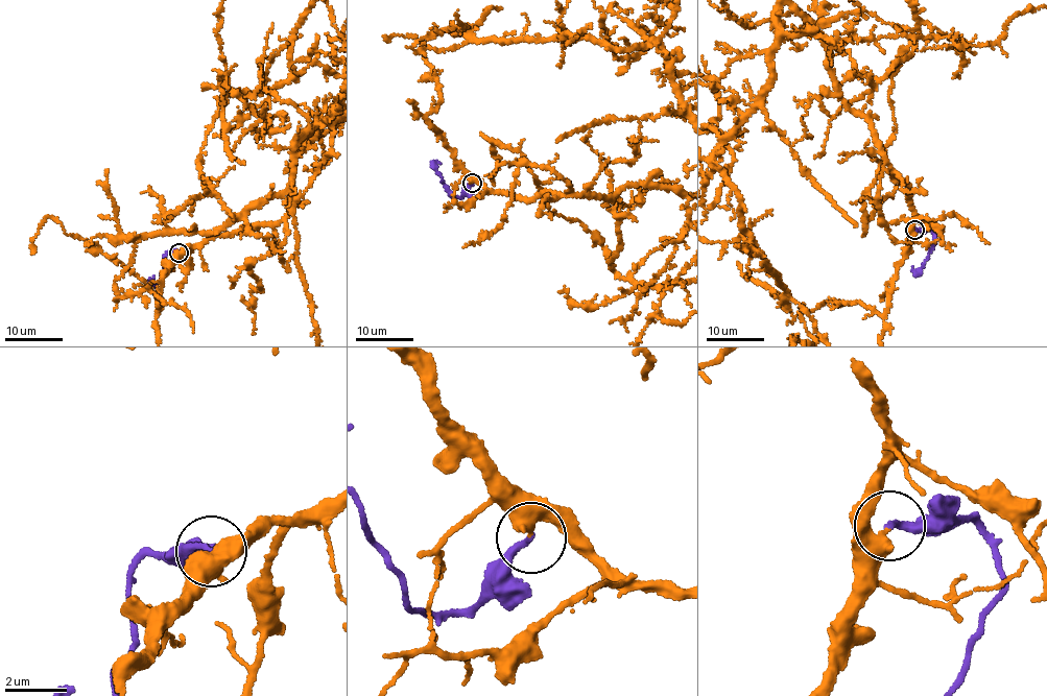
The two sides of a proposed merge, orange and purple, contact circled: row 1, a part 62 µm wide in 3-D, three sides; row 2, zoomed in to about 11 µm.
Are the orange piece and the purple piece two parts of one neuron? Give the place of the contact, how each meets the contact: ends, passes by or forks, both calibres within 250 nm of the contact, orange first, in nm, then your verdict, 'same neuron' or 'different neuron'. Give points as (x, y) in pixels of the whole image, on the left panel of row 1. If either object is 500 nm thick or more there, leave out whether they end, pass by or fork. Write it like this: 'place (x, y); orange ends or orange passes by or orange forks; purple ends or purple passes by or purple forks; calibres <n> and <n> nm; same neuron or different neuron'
place (179, 253); calibres 500 and 190 nm; different neuron

